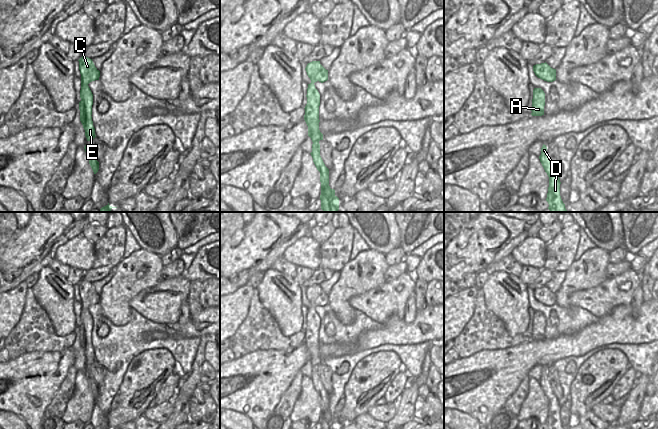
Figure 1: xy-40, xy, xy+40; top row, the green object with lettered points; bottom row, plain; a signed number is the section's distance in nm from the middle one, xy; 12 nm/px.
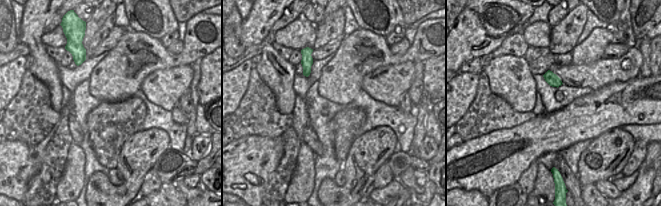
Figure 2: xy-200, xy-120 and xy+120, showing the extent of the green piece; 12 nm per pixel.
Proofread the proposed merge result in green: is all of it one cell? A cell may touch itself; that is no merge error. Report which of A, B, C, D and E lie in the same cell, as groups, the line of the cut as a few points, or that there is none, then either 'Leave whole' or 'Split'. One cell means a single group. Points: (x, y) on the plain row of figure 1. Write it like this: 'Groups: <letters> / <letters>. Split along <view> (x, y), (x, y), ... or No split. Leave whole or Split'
Groups: A B C D E. No split. Leave whole.

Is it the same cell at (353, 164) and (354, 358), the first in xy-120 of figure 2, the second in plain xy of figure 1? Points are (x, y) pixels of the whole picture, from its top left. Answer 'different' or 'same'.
different

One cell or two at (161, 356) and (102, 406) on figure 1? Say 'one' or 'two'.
two

